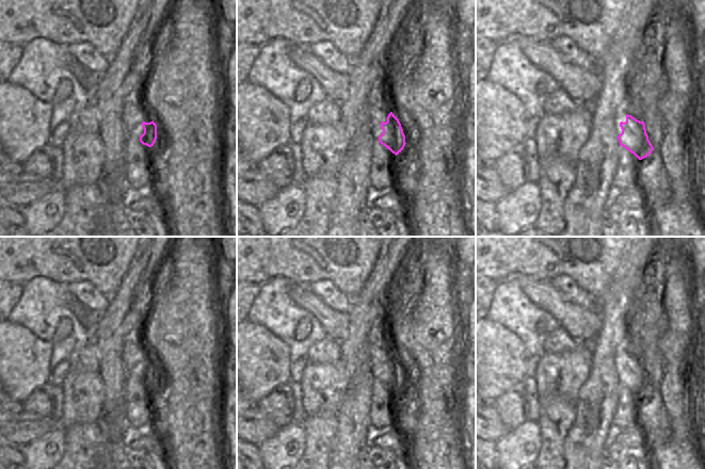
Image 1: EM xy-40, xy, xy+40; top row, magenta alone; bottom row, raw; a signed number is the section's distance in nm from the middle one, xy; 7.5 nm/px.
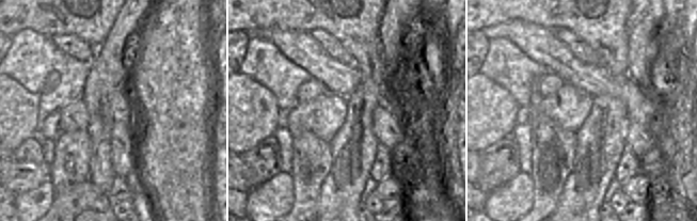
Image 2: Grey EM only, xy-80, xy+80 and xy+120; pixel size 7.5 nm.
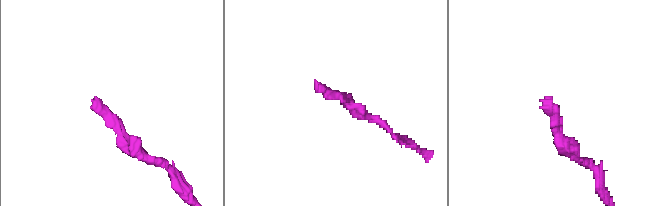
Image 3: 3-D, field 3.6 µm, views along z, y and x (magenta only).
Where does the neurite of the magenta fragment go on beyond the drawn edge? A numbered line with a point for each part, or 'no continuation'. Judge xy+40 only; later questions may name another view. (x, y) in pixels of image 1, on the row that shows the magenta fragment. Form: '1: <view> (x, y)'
1: xy+40 (621, 114)

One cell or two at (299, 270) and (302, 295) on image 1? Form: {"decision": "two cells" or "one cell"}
{"decision": "two cells"}

